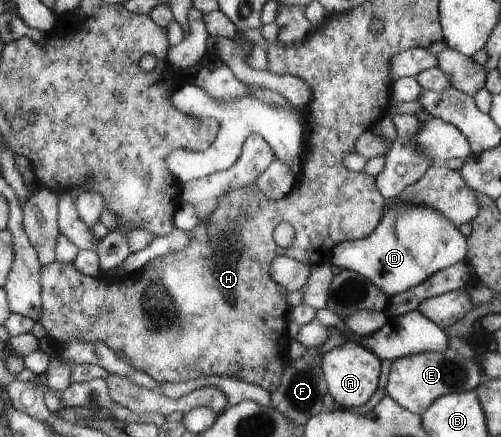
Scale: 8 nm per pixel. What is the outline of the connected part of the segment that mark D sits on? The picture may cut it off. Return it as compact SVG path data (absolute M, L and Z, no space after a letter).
M413 203L386 206L385 215L373 234L338 244L330 264L368 278L388 298L406 293L426 278L468 258L469 242L456 224L438 210Z

